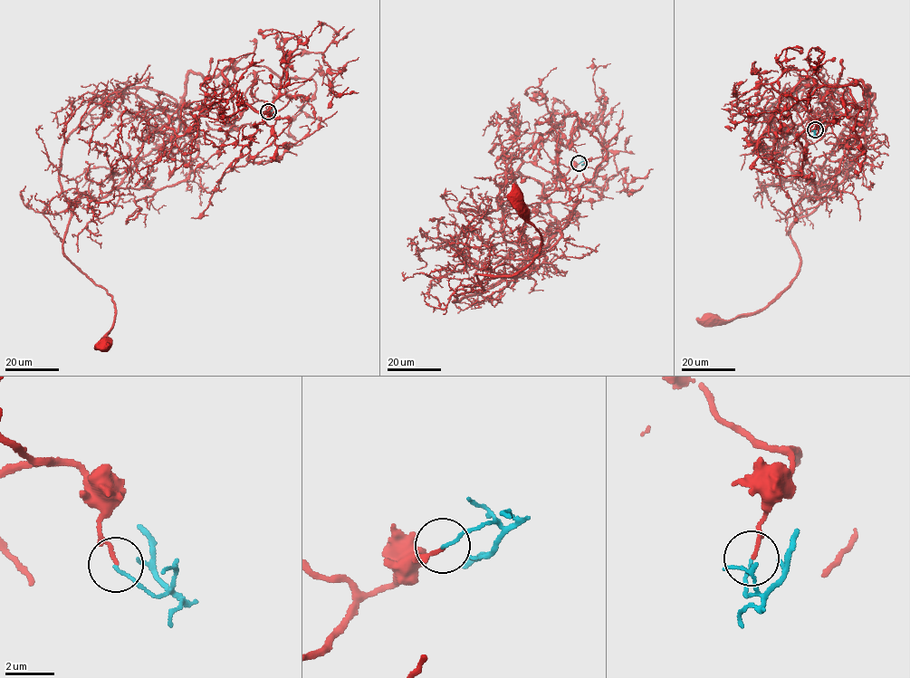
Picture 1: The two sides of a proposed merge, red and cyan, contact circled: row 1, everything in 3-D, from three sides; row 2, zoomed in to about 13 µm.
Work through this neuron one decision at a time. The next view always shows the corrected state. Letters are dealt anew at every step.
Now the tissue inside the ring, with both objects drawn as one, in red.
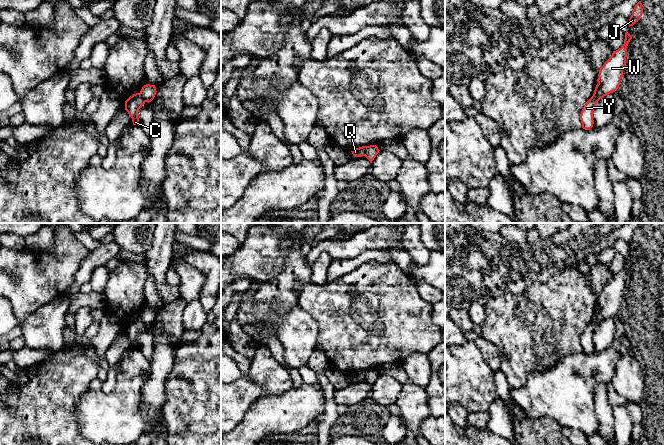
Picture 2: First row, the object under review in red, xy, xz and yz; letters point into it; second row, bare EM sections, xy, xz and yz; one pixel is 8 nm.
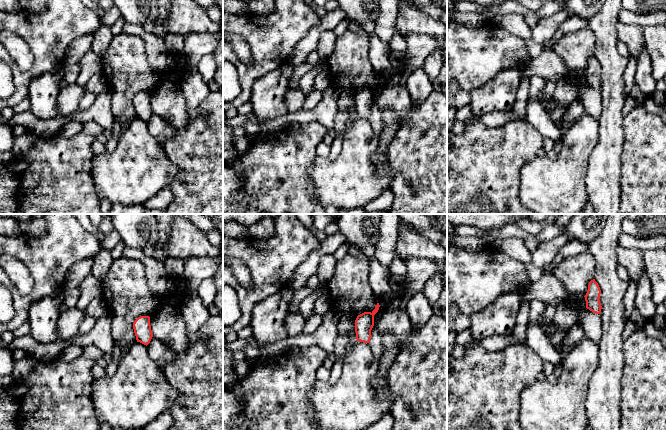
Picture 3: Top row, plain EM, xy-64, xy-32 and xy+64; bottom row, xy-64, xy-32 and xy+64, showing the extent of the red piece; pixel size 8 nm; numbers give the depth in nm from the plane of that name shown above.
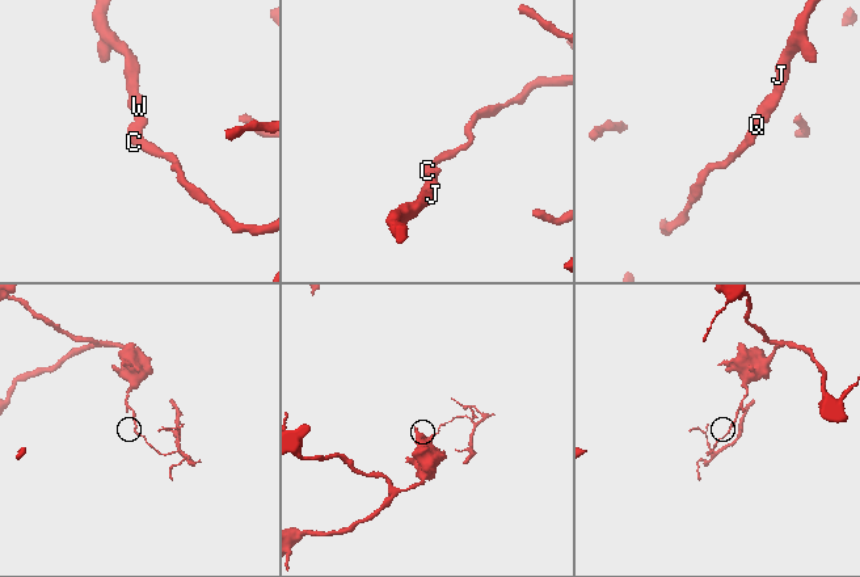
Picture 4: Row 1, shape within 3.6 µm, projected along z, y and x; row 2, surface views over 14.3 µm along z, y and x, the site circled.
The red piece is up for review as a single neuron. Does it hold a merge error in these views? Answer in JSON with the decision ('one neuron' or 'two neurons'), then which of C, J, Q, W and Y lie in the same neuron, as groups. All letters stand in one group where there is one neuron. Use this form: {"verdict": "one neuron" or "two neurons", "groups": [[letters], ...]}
{"verdict": "two neurons", "groups": [["C", "Q", "Y"], ["J", "W"]]}

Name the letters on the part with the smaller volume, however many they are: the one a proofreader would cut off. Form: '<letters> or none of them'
C, Q, Y

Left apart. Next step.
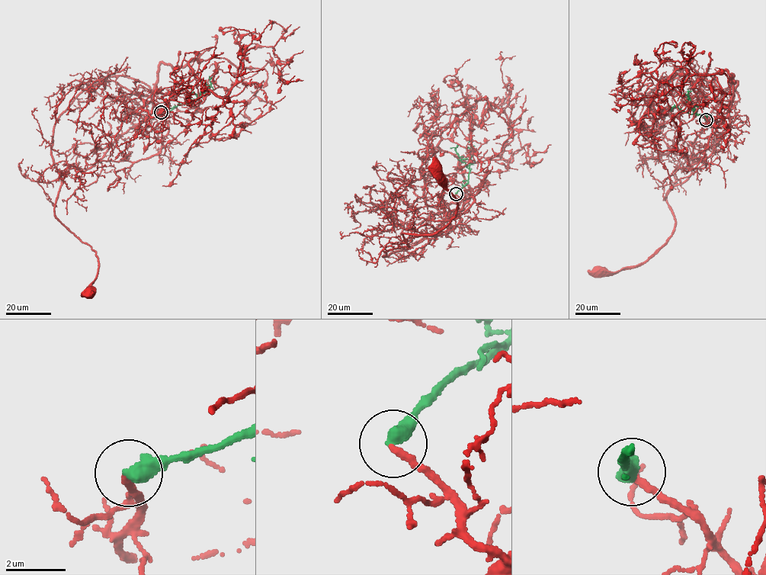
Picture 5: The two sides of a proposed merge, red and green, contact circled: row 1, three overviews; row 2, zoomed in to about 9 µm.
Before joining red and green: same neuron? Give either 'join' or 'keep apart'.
join

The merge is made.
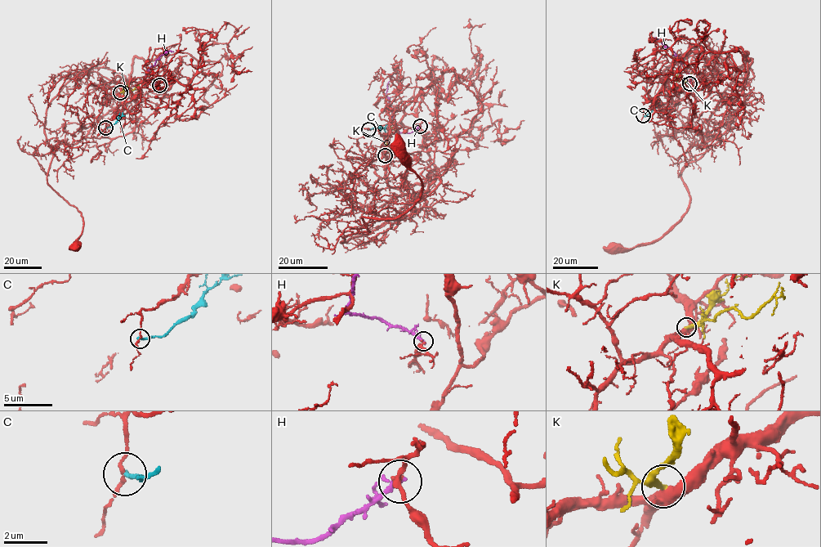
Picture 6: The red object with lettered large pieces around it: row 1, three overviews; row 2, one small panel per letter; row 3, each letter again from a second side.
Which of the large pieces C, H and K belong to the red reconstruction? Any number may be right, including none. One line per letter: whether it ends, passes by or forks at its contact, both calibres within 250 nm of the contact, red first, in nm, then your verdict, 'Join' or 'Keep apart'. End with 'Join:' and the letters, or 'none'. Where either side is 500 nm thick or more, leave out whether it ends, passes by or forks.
C: It ends there. Thickness 130 nm (red) against 190 nm. Keep apart
H: It ends there. Thickness 190 nm (red) against 240 nm. Keep apart
K: It ends there. Thickness 480 nm (red) against 280 nm. Keep apart
Join: none

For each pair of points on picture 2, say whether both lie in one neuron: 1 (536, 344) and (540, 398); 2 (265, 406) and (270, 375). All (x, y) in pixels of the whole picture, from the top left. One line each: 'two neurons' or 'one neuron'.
1: two neurons
2: two neurons

